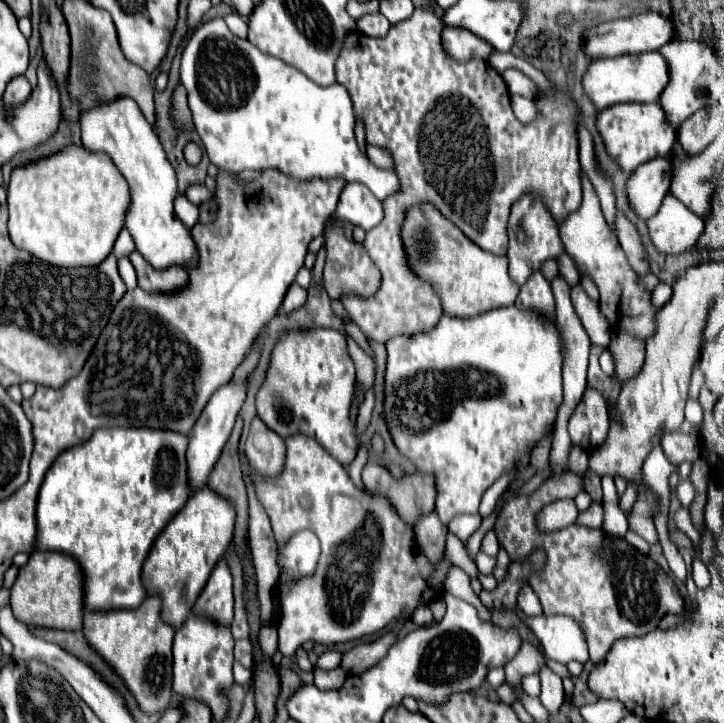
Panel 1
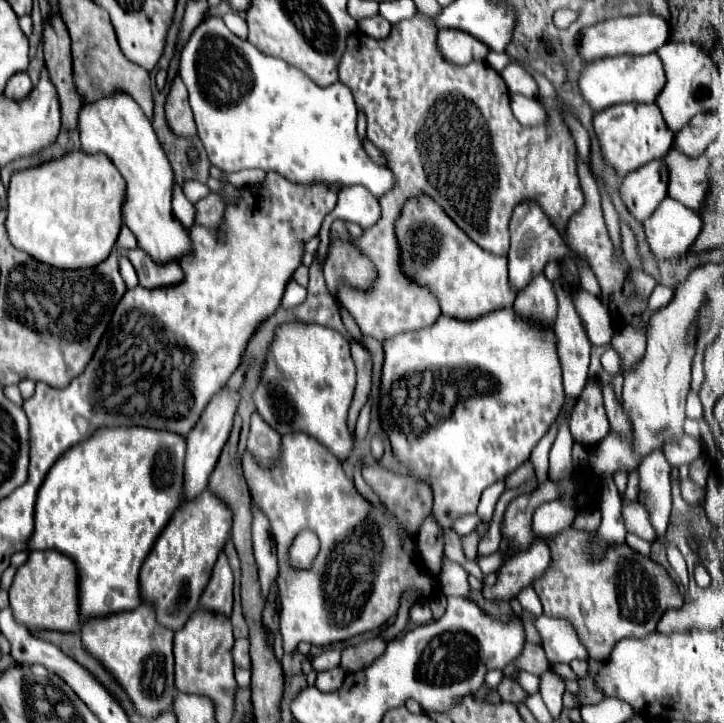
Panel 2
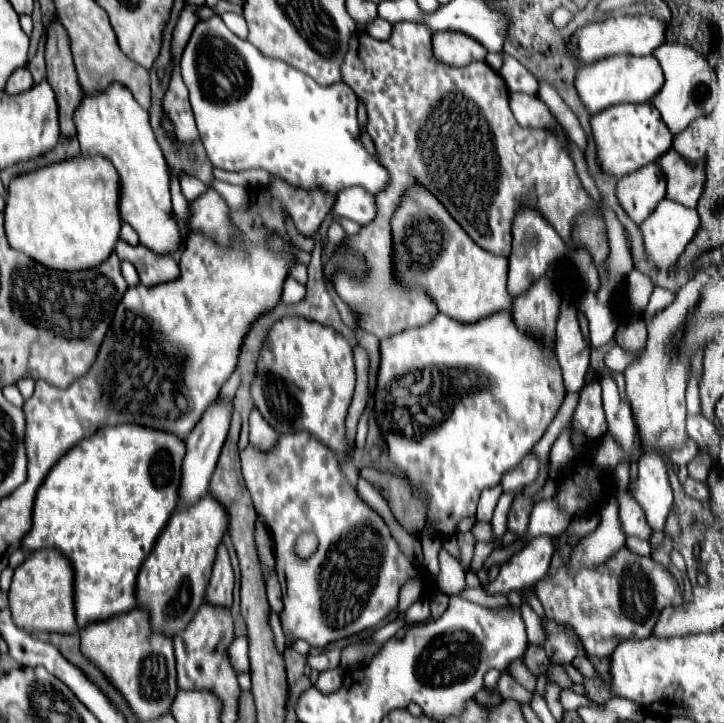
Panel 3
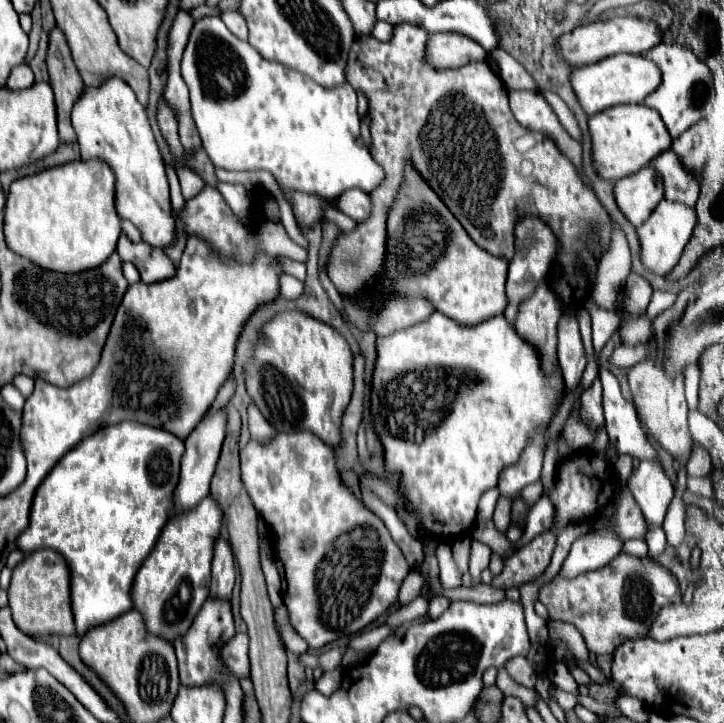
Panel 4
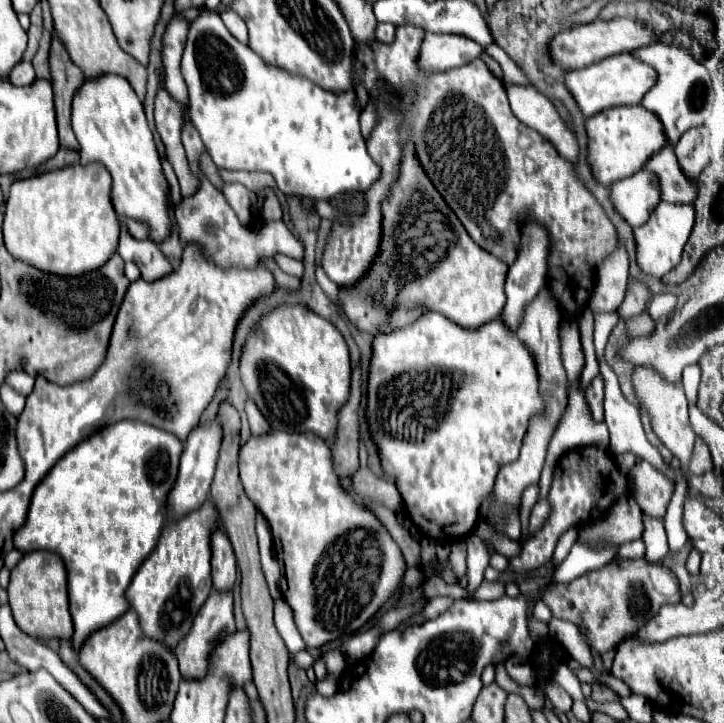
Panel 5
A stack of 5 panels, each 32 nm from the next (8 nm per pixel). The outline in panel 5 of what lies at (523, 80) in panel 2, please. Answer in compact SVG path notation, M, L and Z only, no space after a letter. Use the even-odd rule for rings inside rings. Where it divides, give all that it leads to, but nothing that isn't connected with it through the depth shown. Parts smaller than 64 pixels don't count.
M496 44L486 48L486 54L490 54L494 60L498 60L498 64L502 66L502 80L504 84L516 84L516 86L530 86L530 80L526 78L524 70Z

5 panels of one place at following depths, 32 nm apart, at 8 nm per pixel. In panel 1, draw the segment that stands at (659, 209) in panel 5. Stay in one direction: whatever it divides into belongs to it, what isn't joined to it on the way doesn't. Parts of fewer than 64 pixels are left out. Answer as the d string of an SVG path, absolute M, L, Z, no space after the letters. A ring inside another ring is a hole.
M668 194L656 216L648 220L654 246L664 254L680 254L696 246L704 232L704 220Z

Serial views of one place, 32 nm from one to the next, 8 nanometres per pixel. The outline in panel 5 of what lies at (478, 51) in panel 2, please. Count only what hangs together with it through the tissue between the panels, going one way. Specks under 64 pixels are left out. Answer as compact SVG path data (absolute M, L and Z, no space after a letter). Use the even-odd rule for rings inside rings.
M426 32L420 52L420 68L434 72L450 70L480 58L482 52L484 48L466 36Z

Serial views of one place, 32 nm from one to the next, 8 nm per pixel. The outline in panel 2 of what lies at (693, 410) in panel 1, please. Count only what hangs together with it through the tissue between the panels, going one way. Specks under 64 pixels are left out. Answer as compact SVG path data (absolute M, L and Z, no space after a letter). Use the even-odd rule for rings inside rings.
M690 392L690 396L688 396L686 416L692 418L692 420L700 420L702 418L702 404L700 404L700 400L698 400L698 396L694 392Z

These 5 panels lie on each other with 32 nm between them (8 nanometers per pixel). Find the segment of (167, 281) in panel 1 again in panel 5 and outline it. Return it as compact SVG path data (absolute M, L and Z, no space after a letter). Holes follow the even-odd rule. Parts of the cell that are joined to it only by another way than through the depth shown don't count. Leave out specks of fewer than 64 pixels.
M124 226L120 234L118 254L122 256L122 260L134 262L140 268L142 278L146 282L154 282L172 274L172 266L166 260L166 256L160 252L160 248L156 244L152 246L150 240L134 240Z

